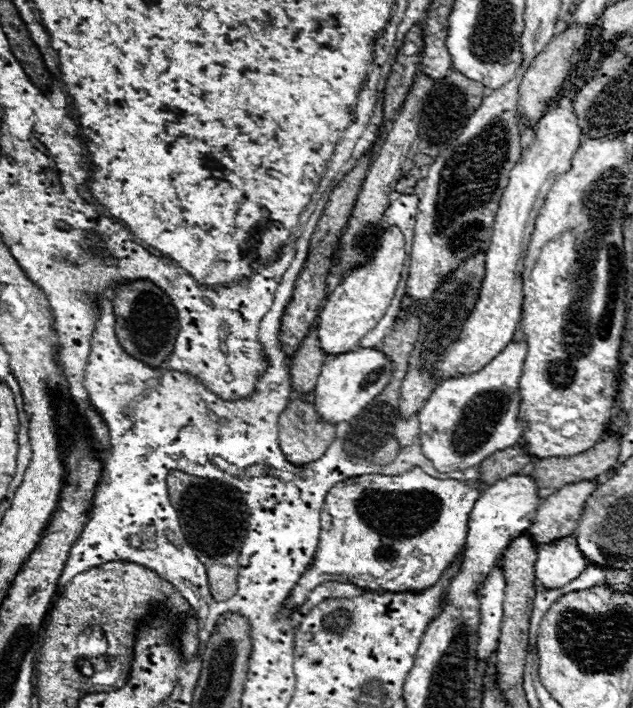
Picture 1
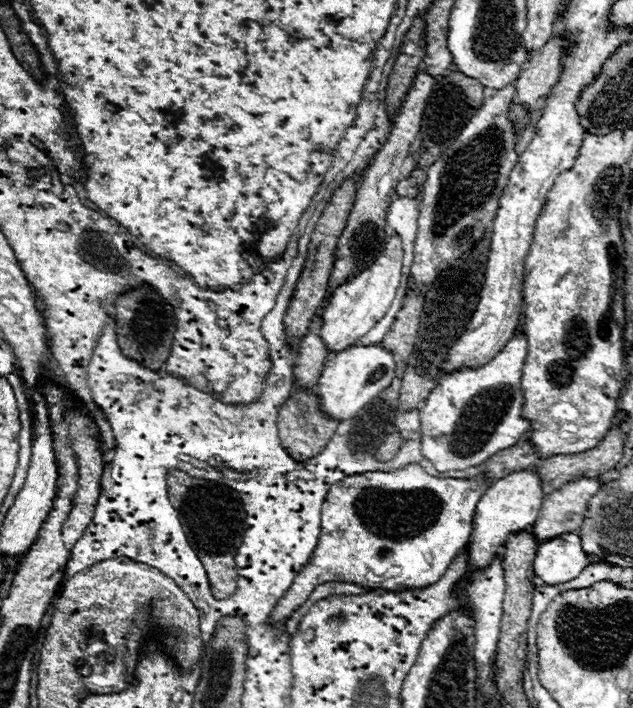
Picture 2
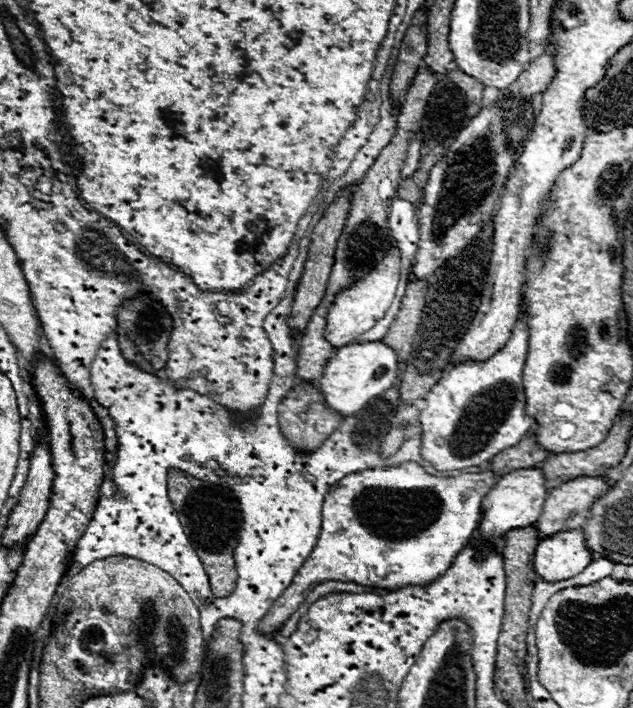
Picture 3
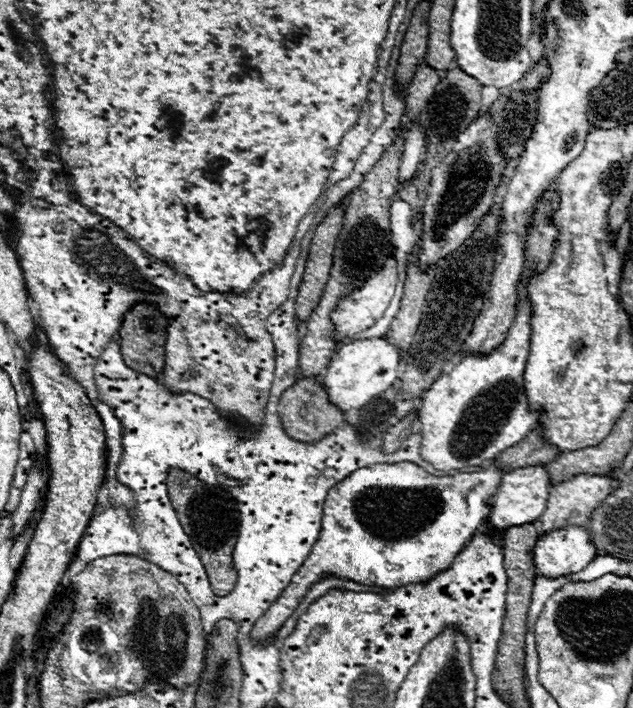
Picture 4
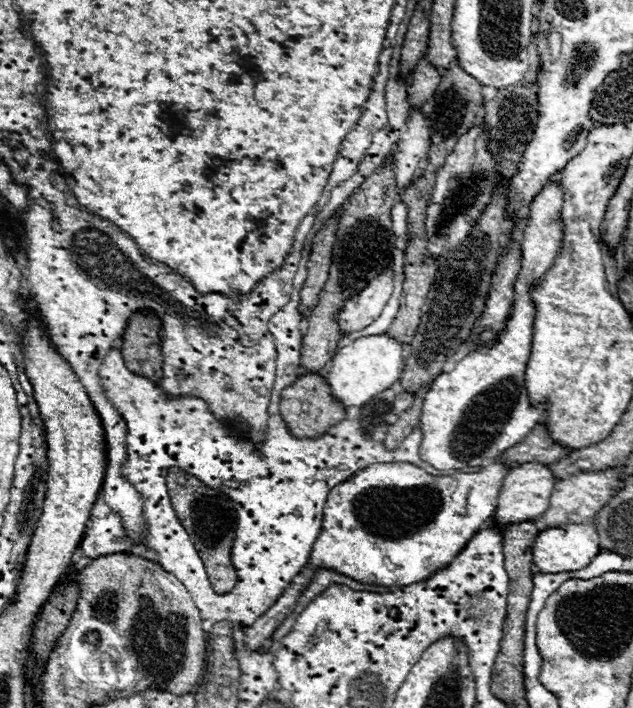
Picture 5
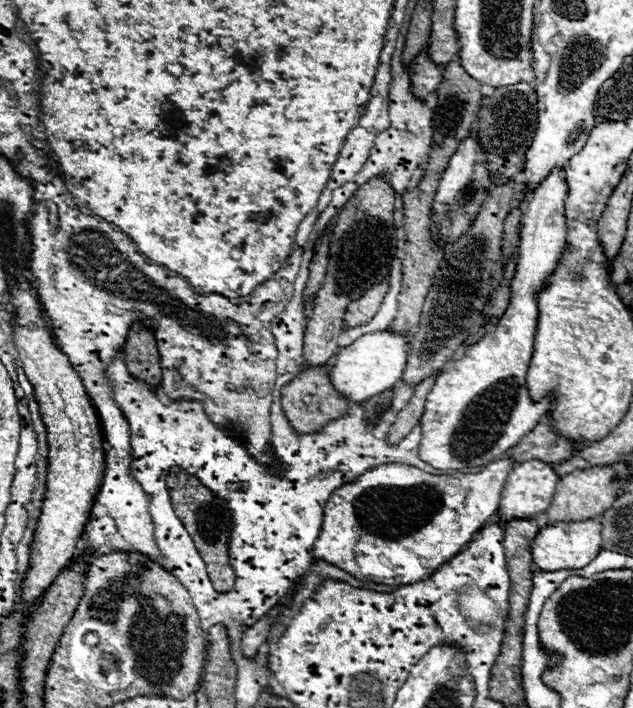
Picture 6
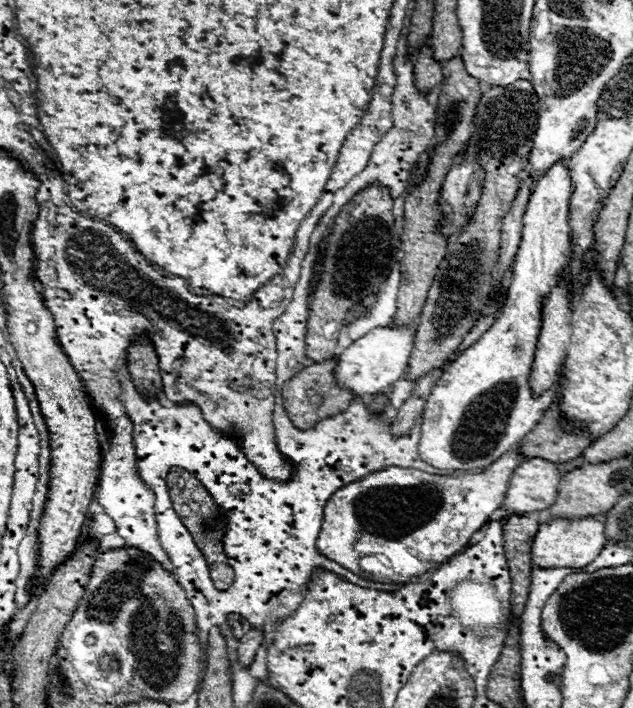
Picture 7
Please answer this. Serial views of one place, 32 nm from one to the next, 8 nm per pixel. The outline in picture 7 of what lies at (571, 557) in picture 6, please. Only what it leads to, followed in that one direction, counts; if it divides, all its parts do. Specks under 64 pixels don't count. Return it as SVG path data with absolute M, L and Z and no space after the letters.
M590 516L578 520L550 520L540 526L532 542L532 562L538 568L584 568L604 548L604 520Z

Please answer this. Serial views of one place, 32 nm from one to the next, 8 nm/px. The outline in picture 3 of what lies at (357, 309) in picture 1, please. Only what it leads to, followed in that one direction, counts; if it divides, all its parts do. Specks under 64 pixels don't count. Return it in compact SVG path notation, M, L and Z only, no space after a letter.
M392 242L390 248L386 250L384 258L380 260L380 264L376 264L368 274L364 274L362 278L358 278L352 286L340 290L332 302L332 306L326 312L326 328L324 328L324 338L332 344L332 348L344 348L352 342L356 342L356 338L360 334L364 334L366 330L370 330L388 310L394 294L396 294L396 278L400 280L400 250L398 244Z

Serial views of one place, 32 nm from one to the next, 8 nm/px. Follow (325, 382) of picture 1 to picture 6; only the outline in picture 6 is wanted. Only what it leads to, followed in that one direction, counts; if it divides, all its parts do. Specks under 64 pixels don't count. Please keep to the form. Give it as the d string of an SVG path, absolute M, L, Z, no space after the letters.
M374 332L358 338L350 346L342 348L332 358L330 368L330 382L334 390L348 398L350 404L362 404L364 400L372 398L374 394L380 394L388 388L392 388L404 372L406 366L406 340L400 336L386 332Z

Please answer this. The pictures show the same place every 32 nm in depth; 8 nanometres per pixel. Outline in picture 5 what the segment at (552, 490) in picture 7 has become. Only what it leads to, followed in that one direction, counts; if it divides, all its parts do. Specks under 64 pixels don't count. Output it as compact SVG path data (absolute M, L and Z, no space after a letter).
M532 462L532 464L524 464L524 466L518 466L518 468L512 468L506 474L506 478L502 482L502 488L498 492L498 498L496 498L496 510L492 514L494 526L496 528L504 528L504 526L514 524L514 522L518 524L518 522L536 520L548 508L548 500L550 500L552 488L554 488L554 476L548 470L548 466Z

